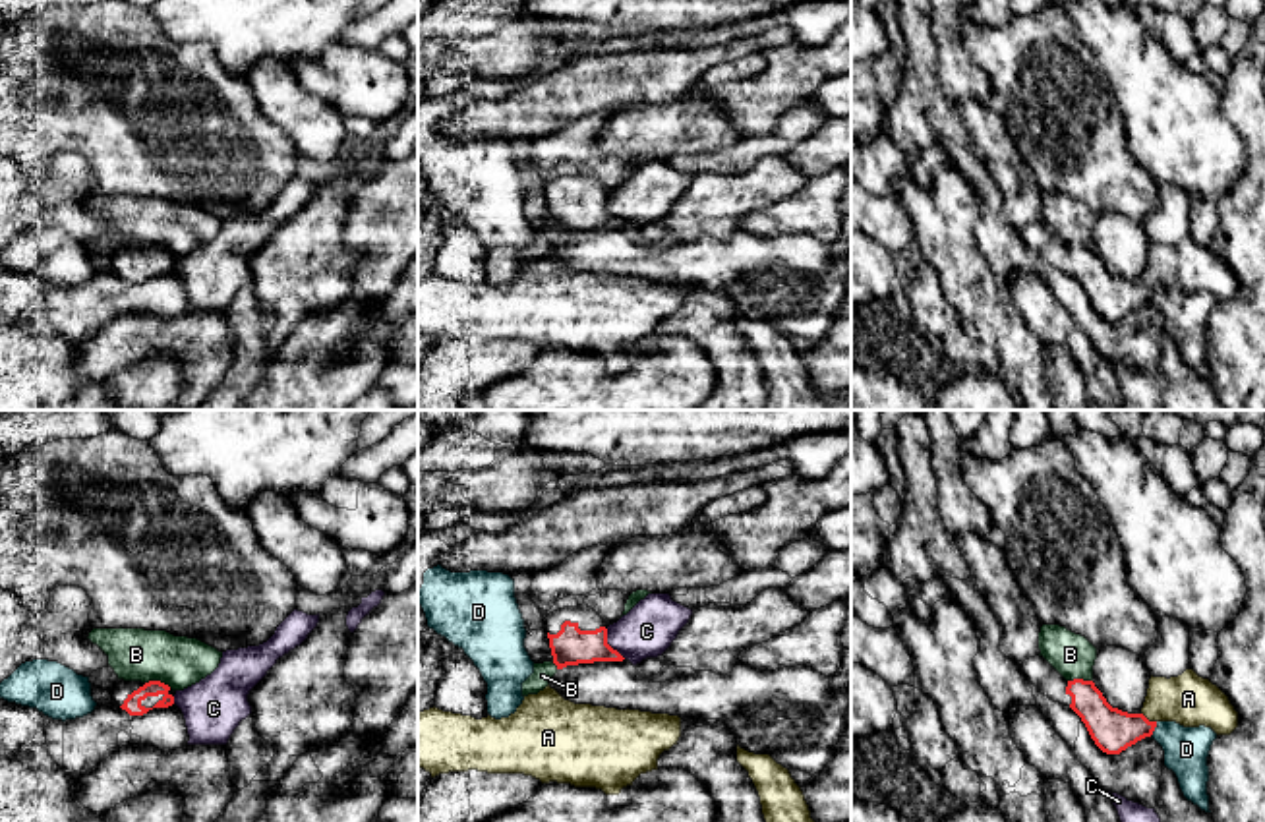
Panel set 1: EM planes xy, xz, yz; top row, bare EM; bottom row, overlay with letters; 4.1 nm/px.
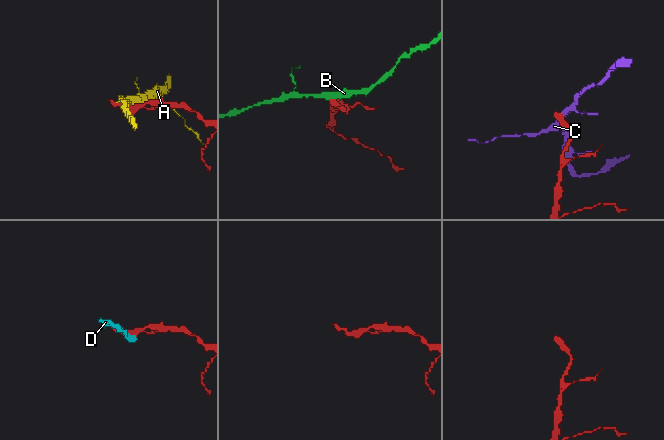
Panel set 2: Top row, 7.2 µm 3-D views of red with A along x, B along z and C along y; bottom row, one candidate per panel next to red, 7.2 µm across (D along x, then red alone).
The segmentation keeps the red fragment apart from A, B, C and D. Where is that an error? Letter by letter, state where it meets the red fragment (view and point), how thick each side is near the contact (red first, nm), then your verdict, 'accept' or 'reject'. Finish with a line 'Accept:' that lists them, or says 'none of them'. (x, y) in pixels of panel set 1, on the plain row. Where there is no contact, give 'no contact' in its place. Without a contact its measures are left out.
A: contact yz (1147, 287); calibres 180 and 220 nm; reject
B: contact xy (159, 248); calibres 80 and 220 nm; reject
C: contact xz (608, 211); calibres 160 and 220 nm; reject
D: contact yz (1153, 296); calibres 180 and 190 nm; reject
Accept: none of them

